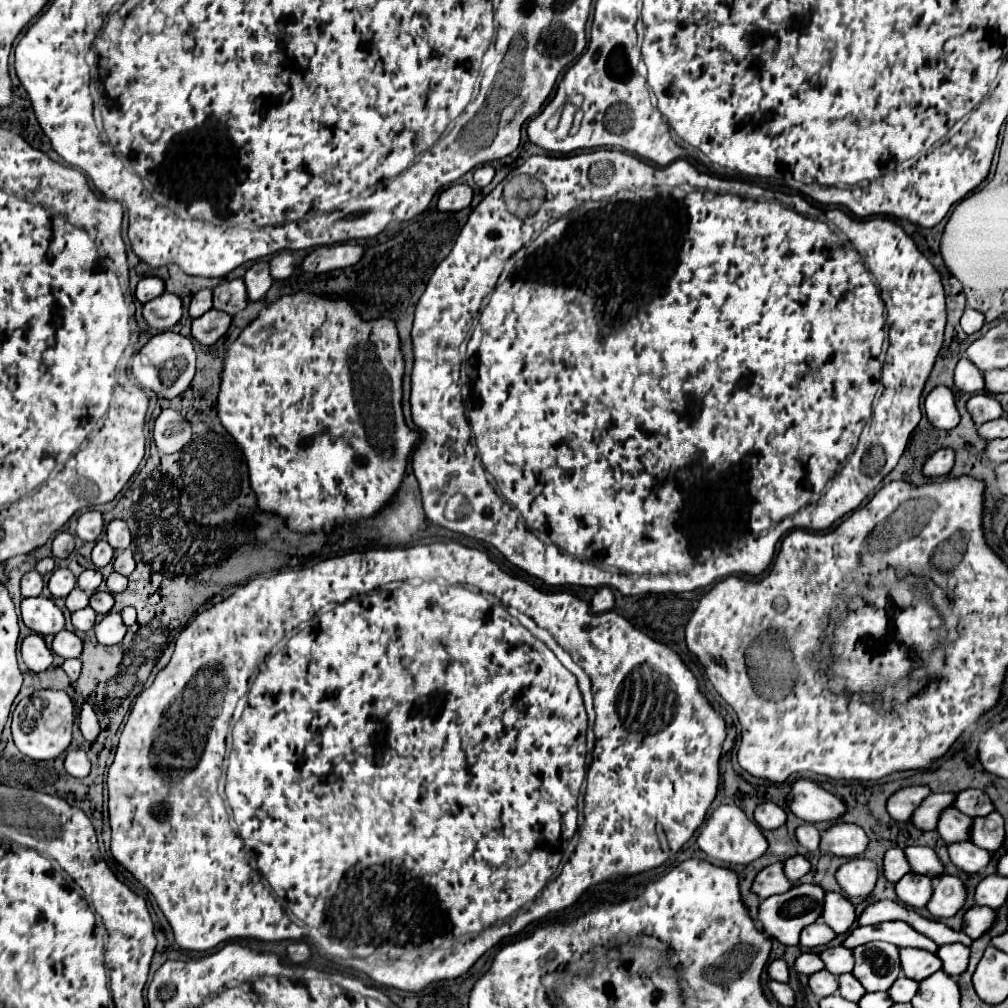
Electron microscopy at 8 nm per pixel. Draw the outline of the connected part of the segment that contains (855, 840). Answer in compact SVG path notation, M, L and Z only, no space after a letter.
M836 822L822 832L820 850L834 856L860 856L868 846L868 836L858 824Z

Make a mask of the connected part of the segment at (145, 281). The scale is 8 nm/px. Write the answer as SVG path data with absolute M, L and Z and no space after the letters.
M154 276L142 278L142 280L138 282L138 286L136 286L136 298L138 298L142 304L146 304L148 300L154 300L154 298L160 296L162 292L164 292L164 282L162 282L160 278L154 278Z

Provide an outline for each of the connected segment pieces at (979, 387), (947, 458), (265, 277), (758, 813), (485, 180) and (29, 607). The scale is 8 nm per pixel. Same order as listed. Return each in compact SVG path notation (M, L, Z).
M960 358L954 370L954 386L960 392L982 392L984 390L984 378L982 372L966 358Z
M938 450L922 466L922 476L924 478L938 478L938 476L948 474L952 470L952 466L954 466L954 450Z
M258 260L254 266L250 266L250 270L244 276L244 284L246 284L246 292L248 292L248 302L260 300L272 286L268 260Z
M764 802L764 804L758 804L756 810L754 810L754 822L760 826L760 828L766 828L766 830L774 830L778 826L782 826L786 822L786 812L772 804L772 802Z
M490 164L480 166L480 168L474 172L474 182L476 182L478 186L488 186L488 184L492 182L492 178L494 178L494 168L492 168Z
M44 596L22 598L22 620L24 624L38 634L56 634L64 628L62 610Z

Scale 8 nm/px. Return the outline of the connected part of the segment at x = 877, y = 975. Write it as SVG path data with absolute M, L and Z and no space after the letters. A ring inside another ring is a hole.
M868 942L854 950L856 966L852 976L864 986L866 992L888 990L900 976L898 948L888 942Z

